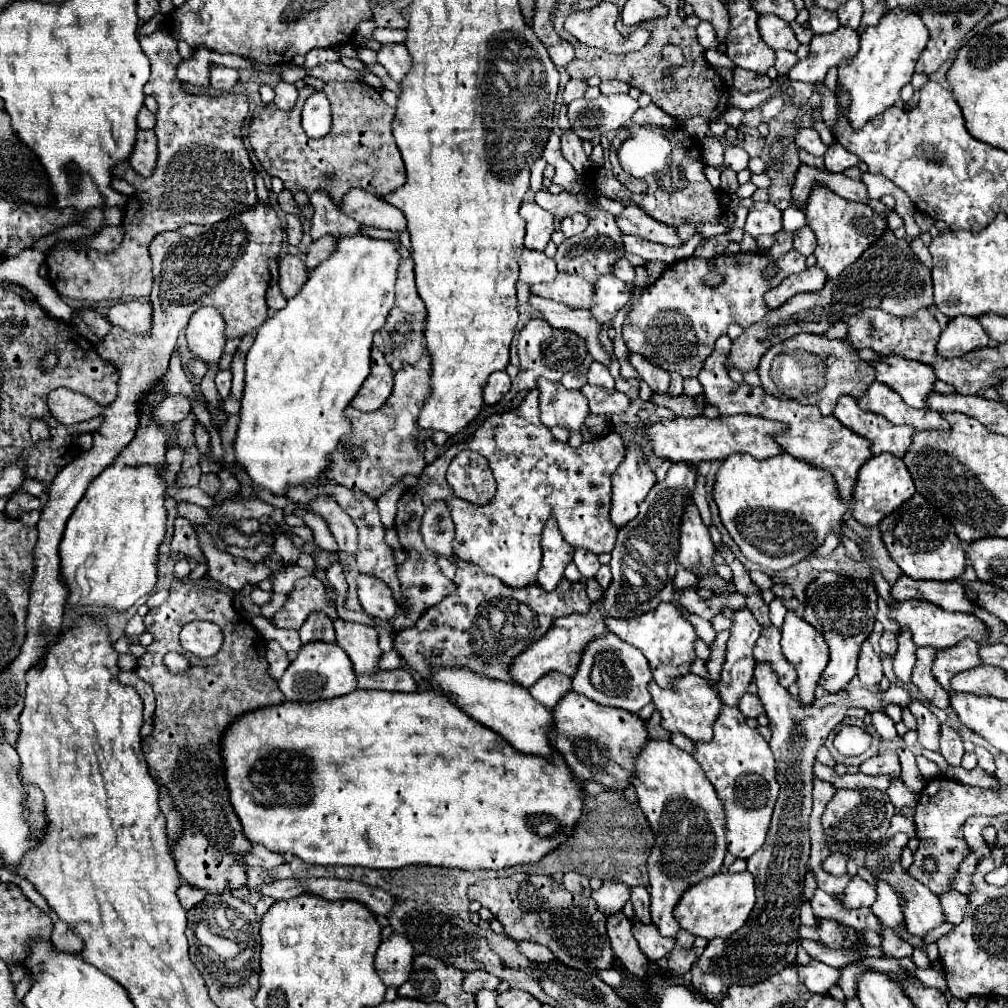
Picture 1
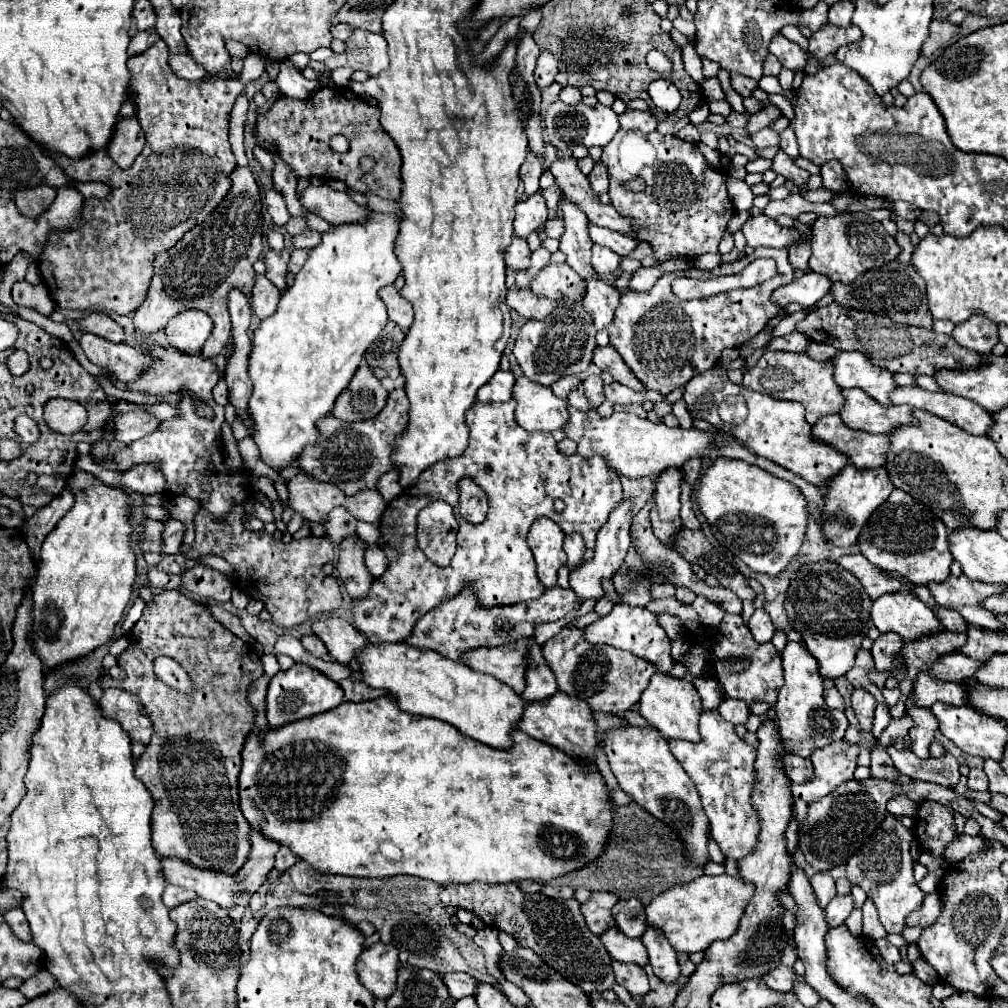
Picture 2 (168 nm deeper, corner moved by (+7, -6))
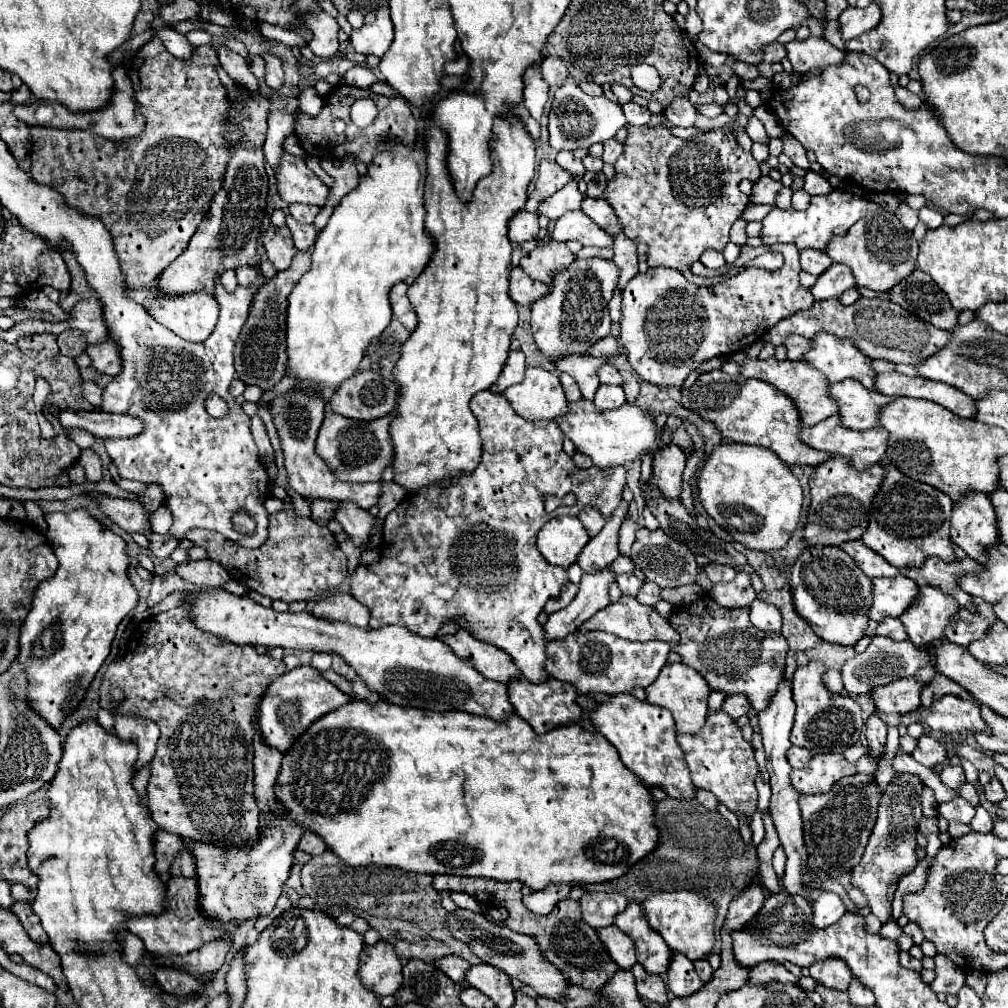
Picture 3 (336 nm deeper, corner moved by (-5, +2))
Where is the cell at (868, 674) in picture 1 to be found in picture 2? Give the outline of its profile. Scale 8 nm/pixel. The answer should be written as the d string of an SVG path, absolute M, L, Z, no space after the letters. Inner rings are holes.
M854 690L850 706L854 710L856 720L860 722L860 732L870 732L872 730L872 722L874 722L876 698L868 690Z

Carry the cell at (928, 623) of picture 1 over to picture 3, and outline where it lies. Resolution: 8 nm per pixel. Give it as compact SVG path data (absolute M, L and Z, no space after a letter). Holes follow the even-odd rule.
M906 576L896 578L874 578L872 580L872 608L870 618L882 622L882 618L894 616L900 618L904 610L914 604L918 598L918 586Z

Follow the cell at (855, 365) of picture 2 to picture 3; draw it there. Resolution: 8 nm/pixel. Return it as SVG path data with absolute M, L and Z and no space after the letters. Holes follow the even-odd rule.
M816 334L814 346L804 360L818 368L832 384L854 378L868 390L874 390L876 372L872 368L872 358L866 358L862 350L856 348L858 346L854 346L854 342L846 342L846 338L834 338L834 334Z

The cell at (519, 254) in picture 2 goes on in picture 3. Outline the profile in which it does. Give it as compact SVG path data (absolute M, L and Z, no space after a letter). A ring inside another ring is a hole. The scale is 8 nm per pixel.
M526 210L518 212L510 220L508 236L510 236L510 240L512 240L514 246L518 246L522 242L528 242L528 240L536 240L536 236L538 236L538 216L530 214Z

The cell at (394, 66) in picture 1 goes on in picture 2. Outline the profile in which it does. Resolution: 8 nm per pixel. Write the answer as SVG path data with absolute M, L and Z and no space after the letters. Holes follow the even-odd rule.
M356 28L346 40L346 60L352 70L364 70L376 76L388 66L388 44L382 34Z

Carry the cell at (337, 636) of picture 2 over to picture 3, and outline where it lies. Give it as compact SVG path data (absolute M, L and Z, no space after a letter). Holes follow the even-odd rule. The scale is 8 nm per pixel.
M330 594L326 598L320 598L314 604L312 614L328 622L346 622L358 628L368 628L370 620L370 610L348 594Z

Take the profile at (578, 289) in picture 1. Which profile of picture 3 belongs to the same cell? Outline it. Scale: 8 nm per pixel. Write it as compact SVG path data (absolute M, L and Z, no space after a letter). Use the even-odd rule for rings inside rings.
M550 242L544 248L536 248L534 252L526 254L520 260L520 266L530 278L550 284L554 274L564 270L572 262L574 262L574 254L566 248L566 244Z

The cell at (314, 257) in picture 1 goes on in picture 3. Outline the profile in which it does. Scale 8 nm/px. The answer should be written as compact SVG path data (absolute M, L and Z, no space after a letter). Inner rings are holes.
M298 252L292 258L292 264L288 270L282 270L276 274L274 280L266 282L258 294L254 296L250 316L246 324L242 326L240 338L234 348L234 366L236 366L236 378L240 378L244 384L256 384L262 390L270 390L276 382L282 380L284 368L286 368L286 304L288 294L296 286L296 282L304 276L304 272L310 270L310 252Z

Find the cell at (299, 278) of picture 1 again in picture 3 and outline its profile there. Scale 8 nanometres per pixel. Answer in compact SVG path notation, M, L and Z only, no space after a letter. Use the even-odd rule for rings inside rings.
M268 228L264 232L264 248L268 252L270 262L276 266L276 270L286 270L292 262L292 256L298 252L292 240L290 230L284 228Z

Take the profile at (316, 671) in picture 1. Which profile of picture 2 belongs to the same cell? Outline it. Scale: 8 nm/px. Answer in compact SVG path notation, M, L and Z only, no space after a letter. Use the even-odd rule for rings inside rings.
M294 664L292 668L278 672L276 678L272 678L272 682L268 686L268 692L266 692L268 728L274 730L274 728L284 726L288 722L296 722L296 720L302 720L302 718L308 718L308 716L322 714L326 710L336 708L342 702L344 702L342 688L334 680L322 676L320 672L316 672L316 670L312 670L304 664Z

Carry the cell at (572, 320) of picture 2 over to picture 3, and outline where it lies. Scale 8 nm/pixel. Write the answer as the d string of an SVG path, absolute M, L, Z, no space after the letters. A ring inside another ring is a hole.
M586 258L572 262L562 274L554 276L550 284L550 294L532 304L532 334L538 350L550 360L556 362L568 354L588 354L590 346L598 338L610 334L610 316L608 302L618 284L620 268L612 260L604 258Z

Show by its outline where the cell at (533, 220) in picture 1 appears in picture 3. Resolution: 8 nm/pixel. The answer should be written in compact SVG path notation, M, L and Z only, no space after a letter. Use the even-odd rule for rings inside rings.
M540 162L538 168L538 180L536 180L536 190L528 196L526 202L526 210L532 214L538 214L538 206L542 202L542 198L548 198L550 194L556 194L558 190L562 190L568 182L572 180L572 174L562 170L556 162Z

